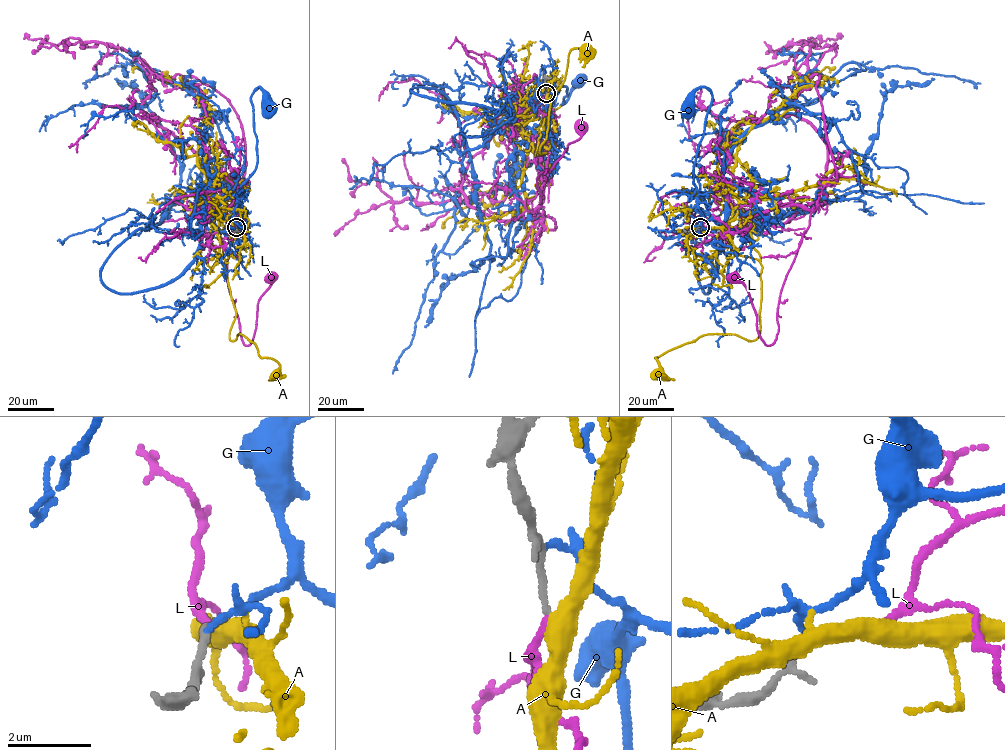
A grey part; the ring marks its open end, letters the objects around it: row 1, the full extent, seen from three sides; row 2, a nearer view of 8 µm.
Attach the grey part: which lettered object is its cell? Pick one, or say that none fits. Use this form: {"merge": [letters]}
{"merge": ["L"]}

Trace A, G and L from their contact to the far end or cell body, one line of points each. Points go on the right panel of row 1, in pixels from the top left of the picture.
A: (700, 227), (721, 227), (741, 212), (760, 257), (759, 335), (703, 335), (656, 357), (658, 375)
G: (697, 227), (702, 213), (698, 206), (694, 170), (712, 95), (705, 87), (700, 87), (687, 107)
L: (700, 227), (718, 218), (738, 232), (776, 208), (810, 212), (769, 345), (749, 292), (733, 277)

